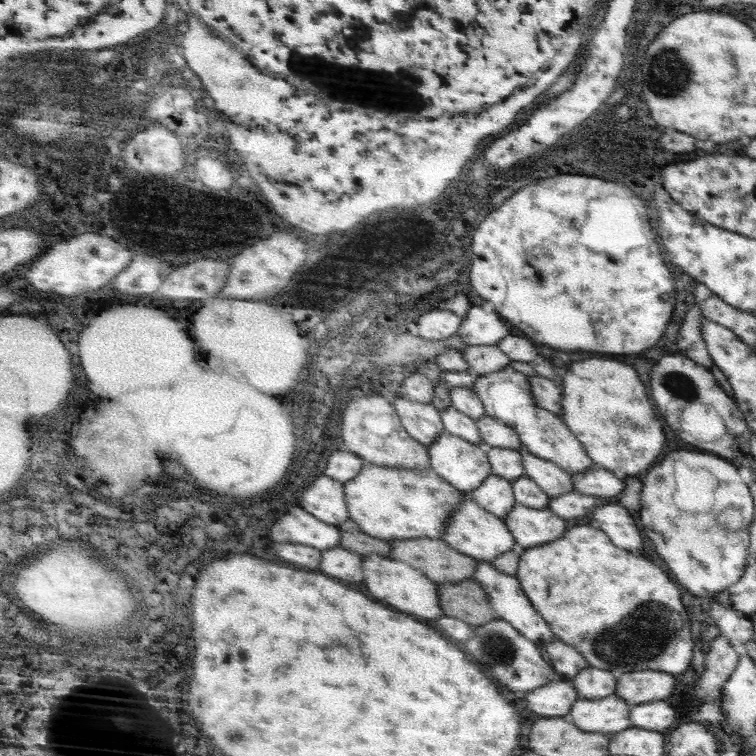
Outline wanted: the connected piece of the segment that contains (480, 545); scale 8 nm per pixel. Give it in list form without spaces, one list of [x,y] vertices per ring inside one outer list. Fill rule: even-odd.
[[[471,492],[459,496],[459,502],[453,506],[453,512],[447,516],[447,522],[443,524],[439,540],[443,540],[447,546],[469,558],[483,558],[483,560],[493,560],[499,554],[513,550],[515,546],[511,534],[503,526],[503,520],[477,506],[471,498]]]

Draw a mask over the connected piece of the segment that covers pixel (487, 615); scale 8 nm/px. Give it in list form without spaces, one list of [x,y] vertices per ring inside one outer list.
[[[461,580],[453,584],[437,584],[437,602],[443,616],[463,620],[471,626],[491,622],[495,612],[487,608],[487,594],[479,582]]]

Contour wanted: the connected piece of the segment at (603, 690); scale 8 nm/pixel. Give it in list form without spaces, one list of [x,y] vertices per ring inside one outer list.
[[[587,666],[579,670],[569,684],[575,688],[577,698],[581,700],[599,700],[599,698],[609,698],[615,694],[615,676],[607,670],[599,670],[593,666]]]

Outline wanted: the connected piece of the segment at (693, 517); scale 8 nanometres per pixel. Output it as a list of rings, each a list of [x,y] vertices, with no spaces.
[[[661,458],[661,462],[655,462],[655,466],[651,466],[643,476],[641,494],[639,494],[641,510],[635,516],[637,528],[643,534],[643,538],[651,544],[653,552],[665,562],[669,574],[675,578],[679,588],[685,588],[691,596],[703,598],[703,602],[713,600],[719,592],[731,588],[739,578],[743,578],[745,566],[747,566],[747,554],[749,554],[749,530],[743,530],[743,532],[739,532],[735,536],[727,536],[717,526],[713,530],[715,510],[711,510],[705,516],[701,516],[701,514],[683,514],[679,508],[675,508],[675,504],[671,502],[671,496],[673,496],[673,466],[671,466],[669,458]]]

